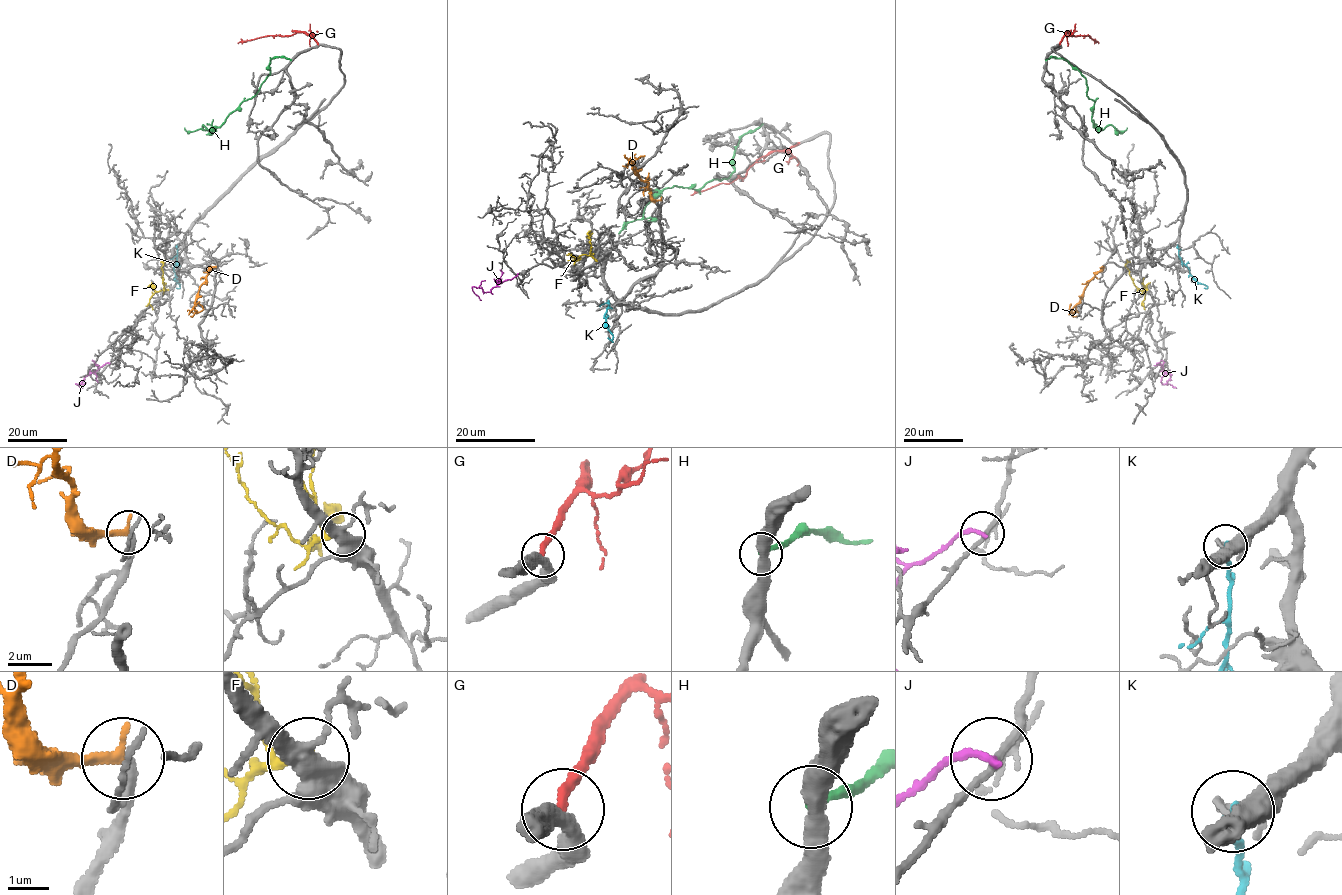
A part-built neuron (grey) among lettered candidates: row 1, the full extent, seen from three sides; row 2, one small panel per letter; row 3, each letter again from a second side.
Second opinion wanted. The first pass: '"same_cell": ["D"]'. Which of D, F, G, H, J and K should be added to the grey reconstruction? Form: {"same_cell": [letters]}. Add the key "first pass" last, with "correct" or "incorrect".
{"same_cell": ["D"], "first pass": "correct"}

